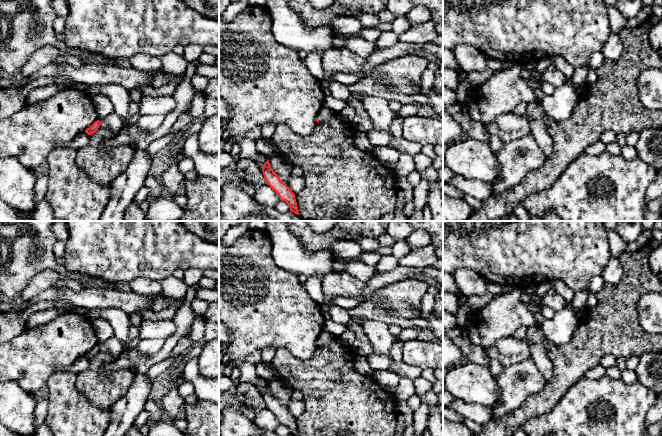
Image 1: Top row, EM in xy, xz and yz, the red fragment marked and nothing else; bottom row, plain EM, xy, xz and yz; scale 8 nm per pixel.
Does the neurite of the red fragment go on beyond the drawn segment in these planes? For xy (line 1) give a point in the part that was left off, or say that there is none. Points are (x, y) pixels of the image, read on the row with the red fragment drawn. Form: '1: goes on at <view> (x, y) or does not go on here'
1: does not go on here

